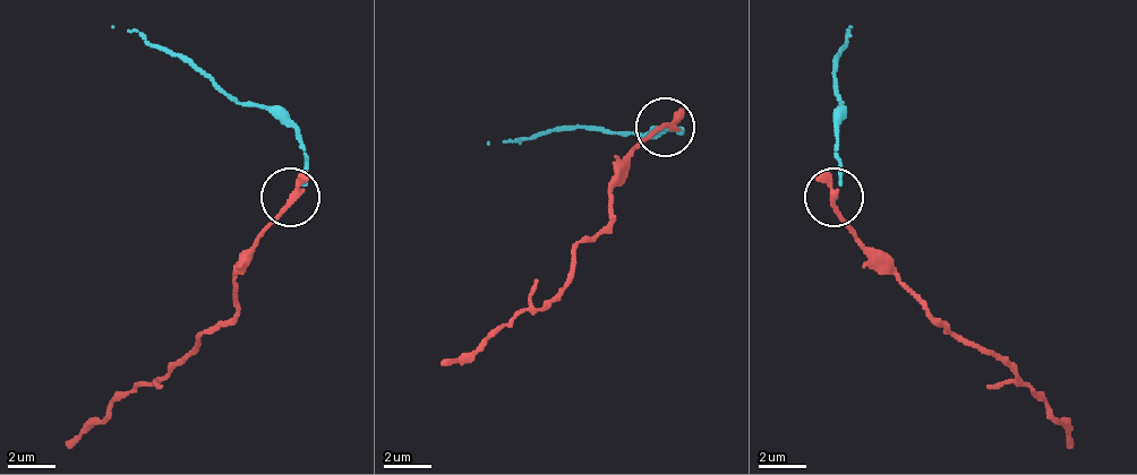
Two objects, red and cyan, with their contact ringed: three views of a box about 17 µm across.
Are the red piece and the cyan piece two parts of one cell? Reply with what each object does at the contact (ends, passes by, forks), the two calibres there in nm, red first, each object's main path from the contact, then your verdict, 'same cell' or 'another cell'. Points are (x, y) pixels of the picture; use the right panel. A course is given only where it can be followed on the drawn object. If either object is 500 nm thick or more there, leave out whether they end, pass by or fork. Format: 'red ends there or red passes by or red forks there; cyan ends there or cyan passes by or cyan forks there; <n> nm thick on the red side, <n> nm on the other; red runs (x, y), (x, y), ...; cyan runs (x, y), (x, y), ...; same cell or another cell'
red passes by; cyan ends there; 240 nm thick on the red side, 80 nm on the other; red runs (832, 196), (832, 214), (921, 308), (963, 343), (992, 348), (1068, 431), (1068, 449); cyan runs (832, 196), (838, 184), (838, 102), (832, 60), (851, 25); same cell

